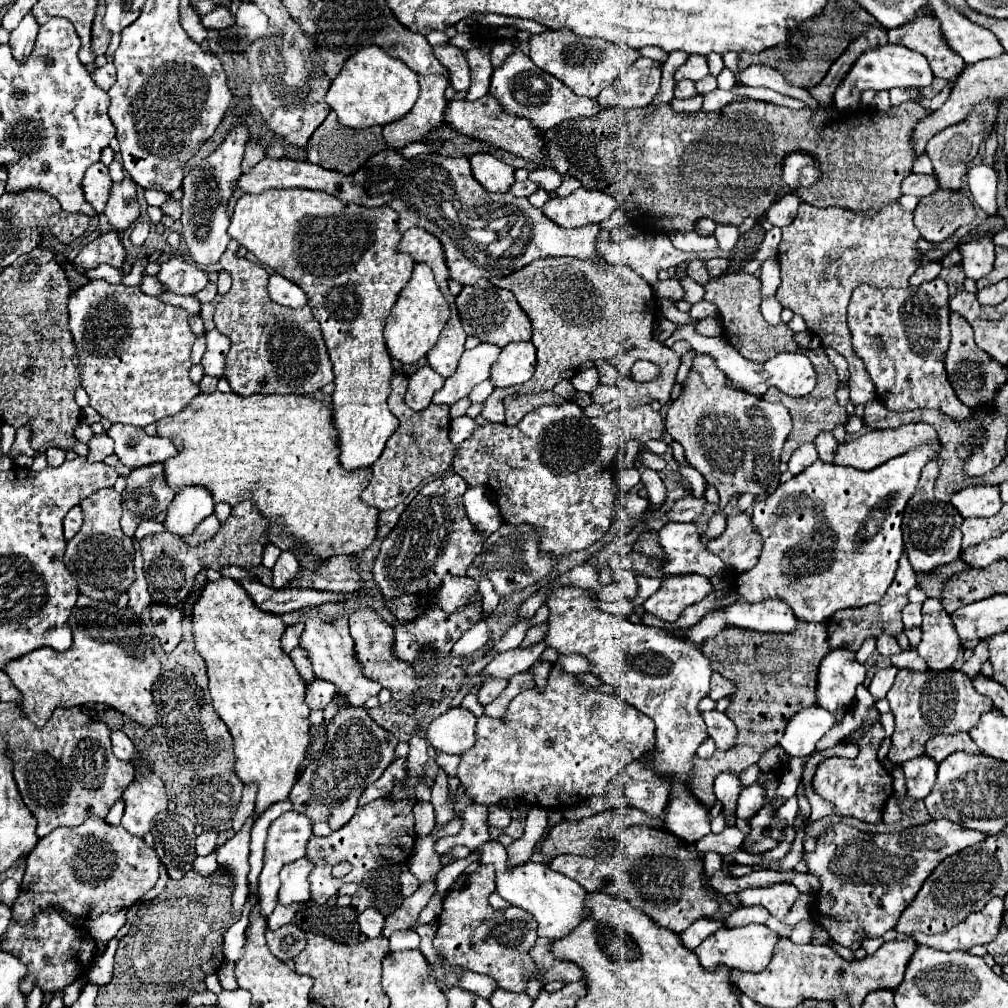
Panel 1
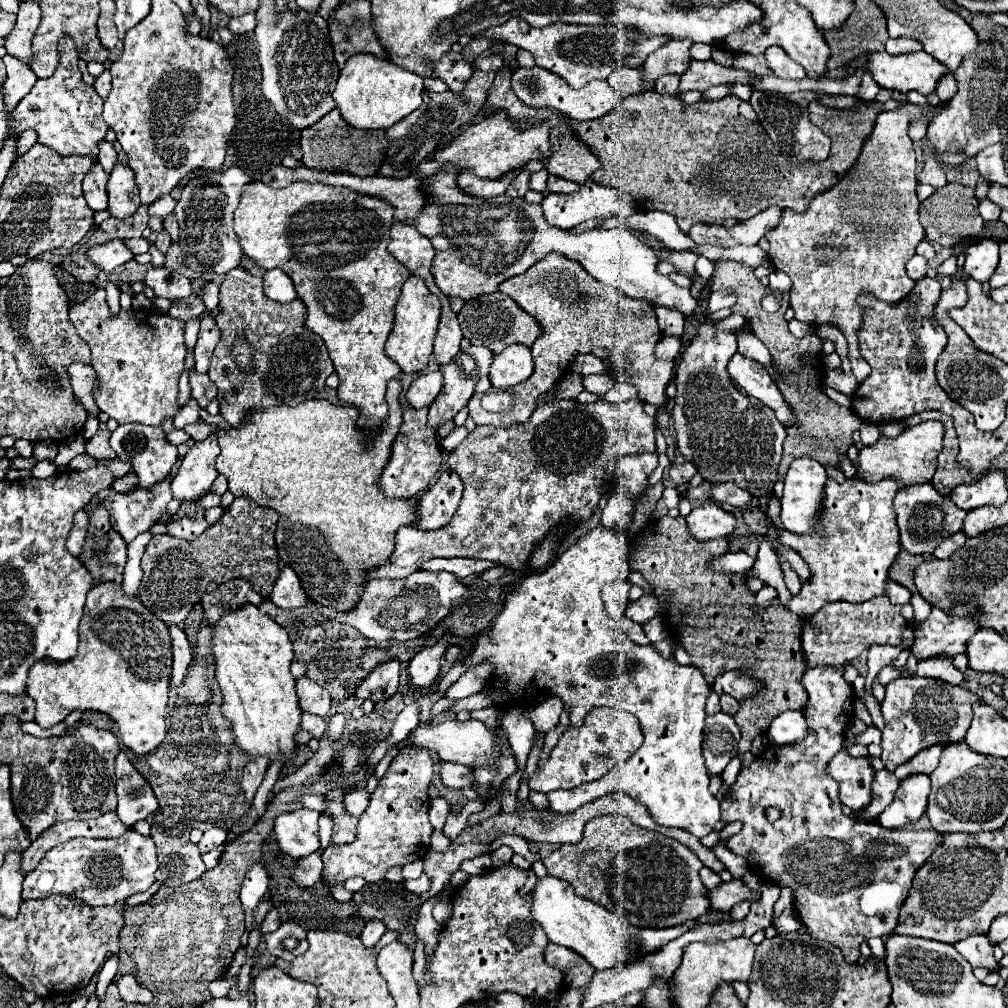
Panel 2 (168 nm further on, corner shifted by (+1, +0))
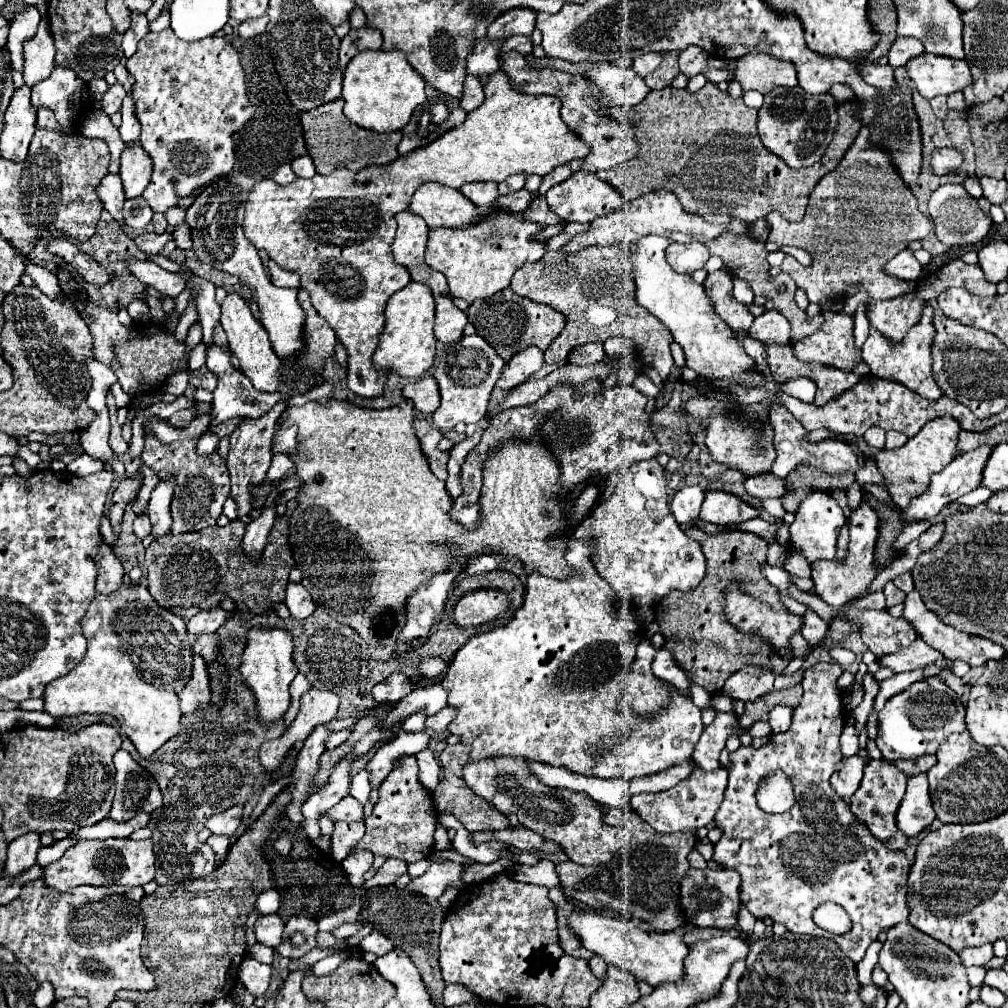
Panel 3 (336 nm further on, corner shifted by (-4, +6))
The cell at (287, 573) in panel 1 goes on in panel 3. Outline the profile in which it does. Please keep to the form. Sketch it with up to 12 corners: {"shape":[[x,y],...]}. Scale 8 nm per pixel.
{"shape":[[288,584],[284,604],[292,618],[308,618],[316,610],[302,584]]}

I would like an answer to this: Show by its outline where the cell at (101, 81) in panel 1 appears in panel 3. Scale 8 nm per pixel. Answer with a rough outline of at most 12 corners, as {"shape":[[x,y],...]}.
{"shape":[[120,84],[110,86],[102,110],[108,116],[120,110],[126,90]]}

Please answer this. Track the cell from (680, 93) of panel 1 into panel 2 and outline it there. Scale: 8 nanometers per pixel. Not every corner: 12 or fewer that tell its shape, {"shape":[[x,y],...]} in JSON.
{"shape":[[665,74],[655,84],[655,92],[677,96],[679,74]]}

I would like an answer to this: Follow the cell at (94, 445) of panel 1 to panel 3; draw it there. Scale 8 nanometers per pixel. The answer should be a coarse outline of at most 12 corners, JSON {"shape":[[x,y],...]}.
{"shape":[[108,390],[110,408],[110,448],[124,454],[128,444],[122,438],[122,426],[116,422],[114,396]]}

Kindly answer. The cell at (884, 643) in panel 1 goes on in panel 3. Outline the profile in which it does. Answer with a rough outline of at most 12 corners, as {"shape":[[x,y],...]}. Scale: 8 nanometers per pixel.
{"shape":[[852,608],[842,618],[862,626],[878,658],[916,640],[914,628],[886,610]]}

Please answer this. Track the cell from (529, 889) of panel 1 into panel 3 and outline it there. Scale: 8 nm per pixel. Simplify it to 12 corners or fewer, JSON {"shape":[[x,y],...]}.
{"shape":[[578,912],[582,944],[650,984],[684,976],[684,930]]}

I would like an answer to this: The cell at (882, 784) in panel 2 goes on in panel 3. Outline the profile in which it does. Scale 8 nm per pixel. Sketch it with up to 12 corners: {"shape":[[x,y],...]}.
{"shape":[[870,760],[852,814],[890,850],[908,836],[896,826],[906,776],[892,762]]}

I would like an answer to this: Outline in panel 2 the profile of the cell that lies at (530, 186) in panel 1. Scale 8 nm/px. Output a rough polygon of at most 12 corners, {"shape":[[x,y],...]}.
{"shape":[[521,174],[513,180],[511,188],[517,196],[529,192],[529,174]]}

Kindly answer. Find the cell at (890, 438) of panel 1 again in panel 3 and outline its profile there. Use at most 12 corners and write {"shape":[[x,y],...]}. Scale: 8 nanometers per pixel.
{"shape":[[930,420],[898,450],[876,456],[904,508],[958,456],[960,424]]}

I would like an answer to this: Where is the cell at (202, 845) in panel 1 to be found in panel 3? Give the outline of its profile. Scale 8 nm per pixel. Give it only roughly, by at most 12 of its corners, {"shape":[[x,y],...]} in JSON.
{"shape":[[242,806],[210,816],[206,828],[230,838],[240,826]]}

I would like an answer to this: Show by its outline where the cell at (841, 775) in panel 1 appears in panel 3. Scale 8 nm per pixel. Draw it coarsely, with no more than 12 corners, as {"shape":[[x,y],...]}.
{"shape":[[844,758],[830,778],[840,798],[850,798],[862,780],[866,760]]}

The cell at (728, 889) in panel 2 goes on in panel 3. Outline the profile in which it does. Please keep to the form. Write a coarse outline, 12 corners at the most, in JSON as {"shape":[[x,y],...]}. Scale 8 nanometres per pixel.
{"shape":[[690,868],[680,886],[686,922],[734,928],[740,874]]}

